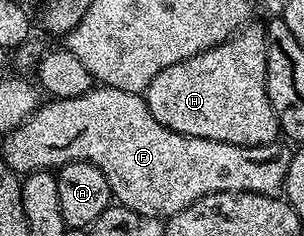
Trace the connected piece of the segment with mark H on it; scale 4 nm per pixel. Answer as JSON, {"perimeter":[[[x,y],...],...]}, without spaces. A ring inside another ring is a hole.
{"perimeter":[[[260,24],[252,25],[206,53],[183,59],[155,75],[143,96],[163,127],[232,145],[271,145],[278,140],[277,117],[265,86],[265,30]]]}

